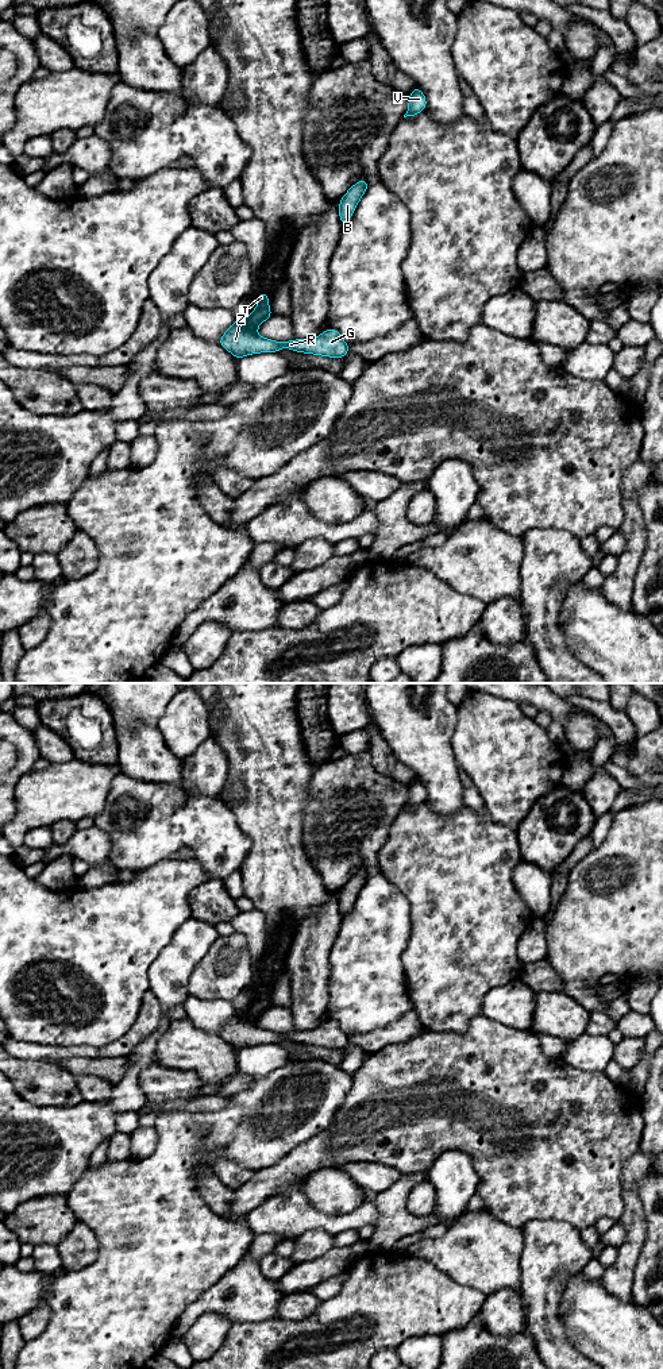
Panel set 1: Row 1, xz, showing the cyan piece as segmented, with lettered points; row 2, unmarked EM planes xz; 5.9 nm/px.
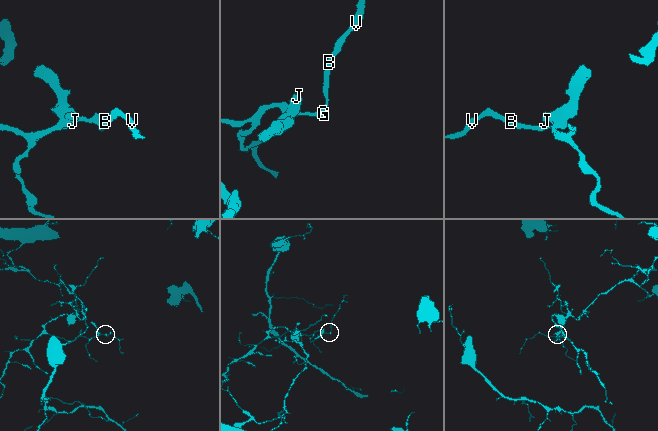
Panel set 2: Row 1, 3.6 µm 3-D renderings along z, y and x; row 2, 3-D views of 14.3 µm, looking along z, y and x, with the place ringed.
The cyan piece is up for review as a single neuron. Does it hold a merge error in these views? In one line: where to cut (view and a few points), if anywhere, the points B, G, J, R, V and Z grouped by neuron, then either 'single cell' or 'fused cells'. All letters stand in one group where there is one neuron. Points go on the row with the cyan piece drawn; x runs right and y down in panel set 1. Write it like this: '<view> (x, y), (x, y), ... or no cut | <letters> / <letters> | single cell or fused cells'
xz (239, 320), (255, 334) | B G R V Z / J | fused cells

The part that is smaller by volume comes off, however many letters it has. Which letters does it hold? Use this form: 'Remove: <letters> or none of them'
Remove: J

